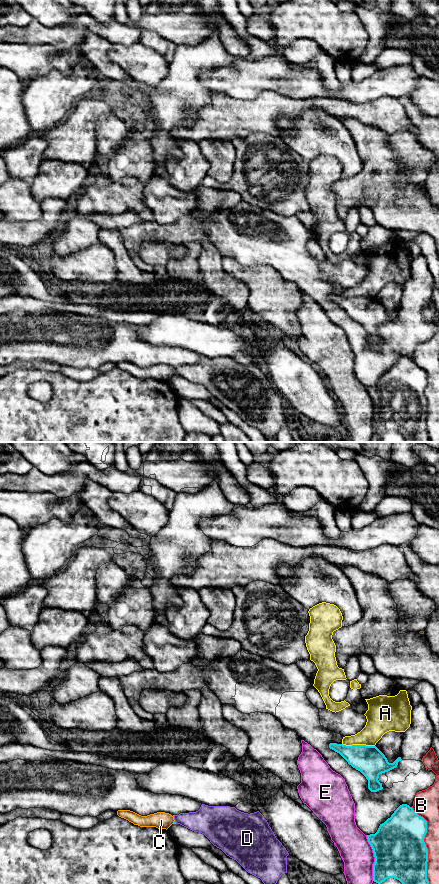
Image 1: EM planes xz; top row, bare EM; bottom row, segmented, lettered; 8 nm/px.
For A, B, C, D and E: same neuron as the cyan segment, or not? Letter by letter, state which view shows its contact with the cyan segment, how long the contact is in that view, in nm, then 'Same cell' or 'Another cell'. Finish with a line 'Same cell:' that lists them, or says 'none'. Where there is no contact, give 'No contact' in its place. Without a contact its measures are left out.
A: Touches cyan in xz. Shared border 260 nm. Another cell
B: Touches cyan in xz. Shared border 700 nm. Another cell
C: Touches cyan in xz. Shared border 30 nm. Another cell
D: Touches cyan in xz. Shared border 70 nm. Another cell
E: Touches cyan in xz. Shared border 380 nm. Another cell
Same cell: none

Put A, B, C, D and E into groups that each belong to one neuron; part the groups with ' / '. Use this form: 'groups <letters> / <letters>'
groups A / B / C D / E

